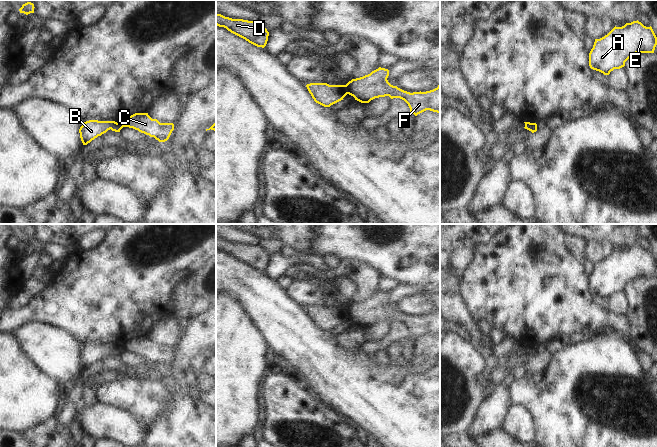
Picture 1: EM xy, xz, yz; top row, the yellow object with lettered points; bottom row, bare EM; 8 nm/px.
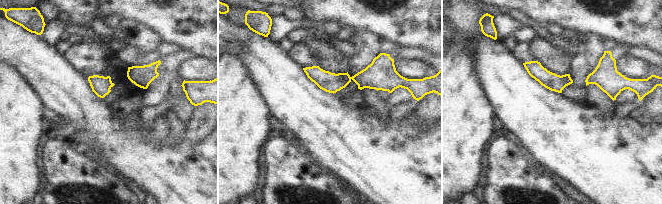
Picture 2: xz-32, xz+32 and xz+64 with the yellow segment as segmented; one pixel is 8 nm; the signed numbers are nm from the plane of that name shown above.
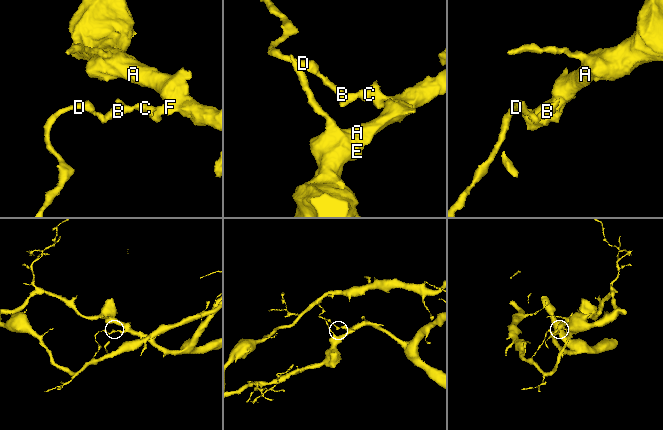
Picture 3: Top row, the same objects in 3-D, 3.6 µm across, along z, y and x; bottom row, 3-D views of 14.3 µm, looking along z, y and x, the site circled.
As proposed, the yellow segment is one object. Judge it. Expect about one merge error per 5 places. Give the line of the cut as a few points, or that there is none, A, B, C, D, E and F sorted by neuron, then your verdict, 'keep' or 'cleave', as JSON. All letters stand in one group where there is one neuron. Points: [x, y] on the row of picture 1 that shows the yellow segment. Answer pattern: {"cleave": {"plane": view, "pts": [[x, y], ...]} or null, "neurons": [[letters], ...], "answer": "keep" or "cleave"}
{"cleave": {"plane": "xz", "pts": [[344, 85], [348, 93]]}, "neurons": [["A", "C", "E", "F"], ["B", "D"]], "answer": "cleave"}

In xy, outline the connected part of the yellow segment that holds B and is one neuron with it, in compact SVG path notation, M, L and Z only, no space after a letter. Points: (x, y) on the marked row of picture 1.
M89 120L82 123L79 133L83 145L87 145L110 129L115 132L120 132L122 128L122 123L117 123L115 121Z

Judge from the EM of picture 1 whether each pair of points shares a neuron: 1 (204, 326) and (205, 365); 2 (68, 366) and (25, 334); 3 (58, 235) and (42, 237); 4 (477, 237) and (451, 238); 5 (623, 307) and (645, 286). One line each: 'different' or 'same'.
1: different
2: same
3: same
4: same
5: different

